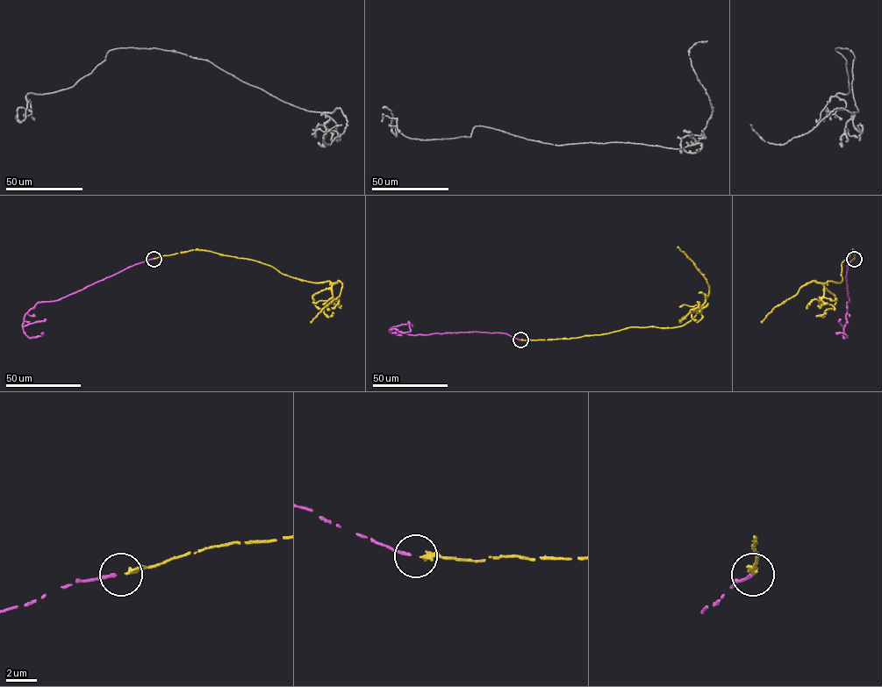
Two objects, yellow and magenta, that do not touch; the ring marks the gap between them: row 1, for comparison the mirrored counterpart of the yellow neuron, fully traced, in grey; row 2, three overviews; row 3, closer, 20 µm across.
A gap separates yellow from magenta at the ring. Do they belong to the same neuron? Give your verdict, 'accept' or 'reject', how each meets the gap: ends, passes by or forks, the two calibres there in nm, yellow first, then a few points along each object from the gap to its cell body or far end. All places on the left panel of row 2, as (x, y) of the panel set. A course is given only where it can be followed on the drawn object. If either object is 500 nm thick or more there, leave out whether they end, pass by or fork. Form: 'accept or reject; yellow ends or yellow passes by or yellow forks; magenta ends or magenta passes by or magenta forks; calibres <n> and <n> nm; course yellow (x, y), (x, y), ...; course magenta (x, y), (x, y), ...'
accept; yellow ends; magenta ends; calibres 260 and 170 nm; course yellow (154, 259), (203, 250), (252, 260), (304, 280), (339, 281), (342, 285), (340, 296), (311, 322); course magenta (153, 259), (128, 267), (57, 300), (37, 303), (25, 314), (23, 330), (30, 337), (44, 334), (41, 333)

